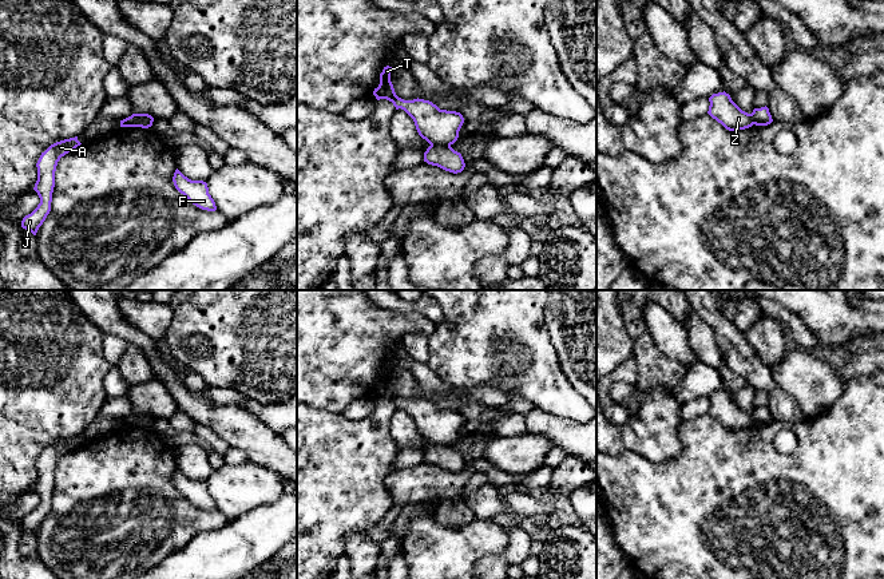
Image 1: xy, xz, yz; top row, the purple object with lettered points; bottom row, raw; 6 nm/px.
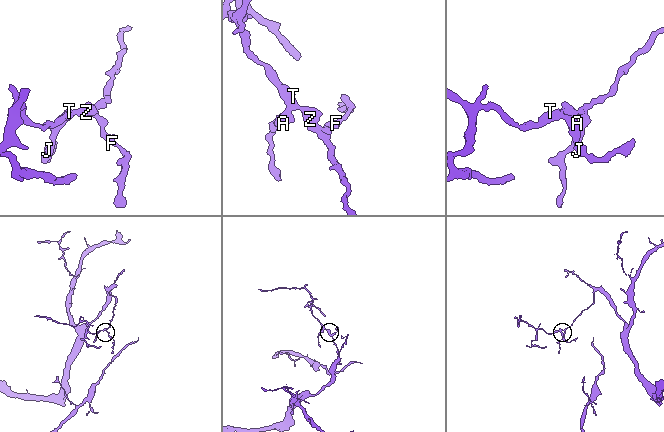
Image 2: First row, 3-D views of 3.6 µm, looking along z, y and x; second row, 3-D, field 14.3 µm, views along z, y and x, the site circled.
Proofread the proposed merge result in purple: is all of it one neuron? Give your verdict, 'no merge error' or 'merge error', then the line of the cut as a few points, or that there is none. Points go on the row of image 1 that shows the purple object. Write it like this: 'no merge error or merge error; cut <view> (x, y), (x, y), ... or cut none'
merge error; cut xz (450, 145), (431, 146)

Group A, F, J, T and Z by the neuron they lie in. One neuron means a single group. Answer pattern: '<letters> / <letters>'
A J T Z / F

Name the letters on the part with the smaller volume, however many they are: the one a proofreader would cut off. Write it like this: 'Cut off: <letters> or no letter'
Cut off: A, J, T, Z

